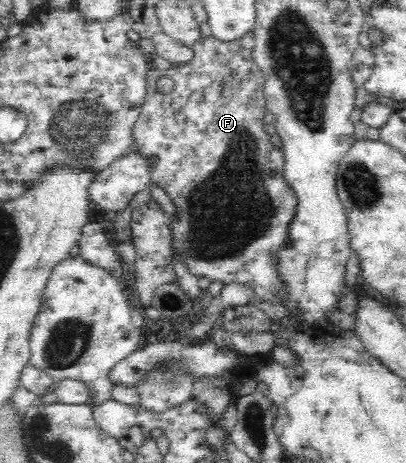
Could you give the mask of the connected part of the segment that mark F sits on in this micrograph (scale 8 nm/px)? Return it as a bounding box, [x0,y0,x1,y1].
[132,34,296,302]

